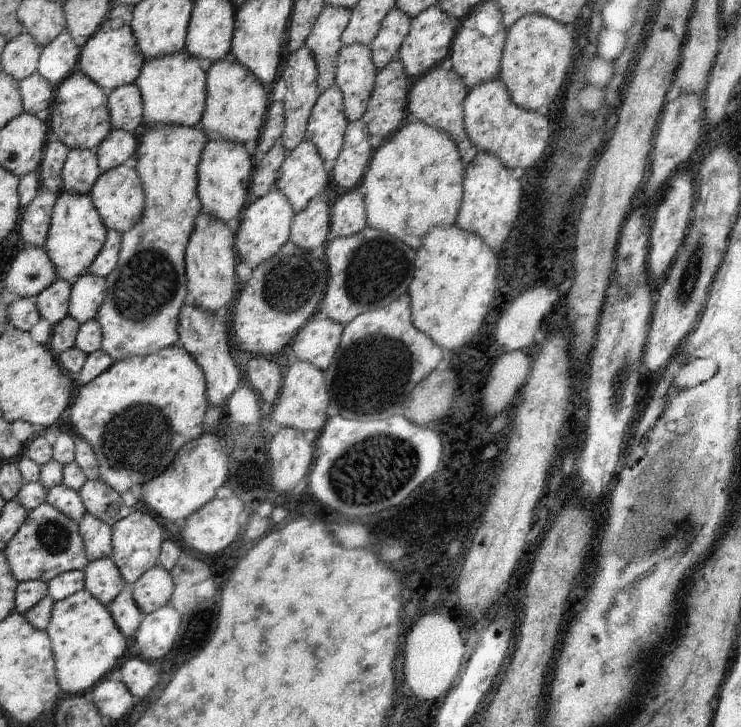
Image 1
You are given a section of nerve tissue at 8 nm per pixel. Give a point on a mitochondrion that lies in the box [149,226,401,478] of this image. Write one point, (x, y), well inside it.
(289, 285)

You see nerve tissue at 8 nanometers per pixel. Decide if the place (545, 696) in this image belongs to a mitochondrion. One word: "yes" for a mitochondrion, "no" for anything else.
no

